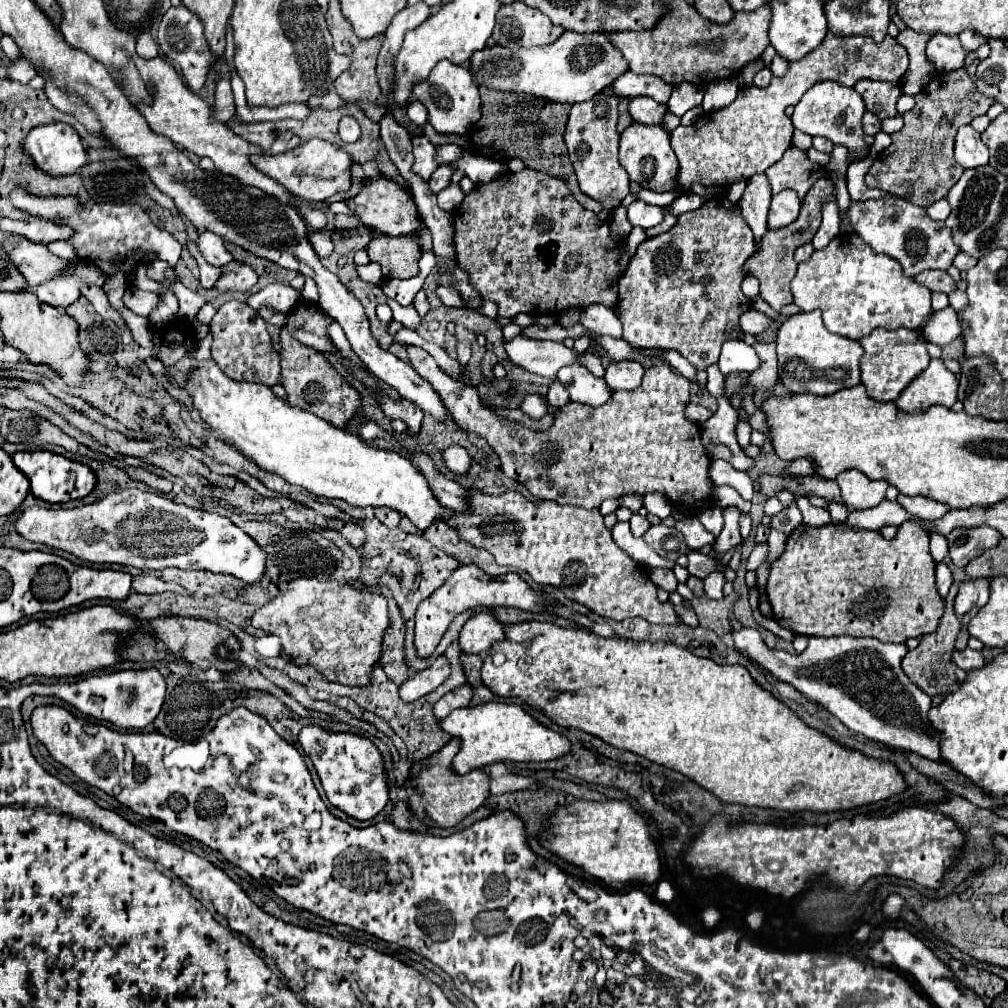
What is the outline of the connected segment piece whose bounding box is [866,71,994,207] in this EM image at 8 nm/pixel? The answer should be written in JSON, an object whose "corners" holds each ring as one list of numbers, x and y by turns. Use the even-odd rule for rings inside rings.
{"corners":[[936,73,926,89,916,95,914,109,904,113,904,127,892,135,892,145,874,159,866,173,866,185,870,189,882,189,896,197,904,197,920,207,930,207,944,199,964,173,952,153,956,131,958,127,968,125,974,117,984,115,992,103,990,97,976,91,968,73]]}

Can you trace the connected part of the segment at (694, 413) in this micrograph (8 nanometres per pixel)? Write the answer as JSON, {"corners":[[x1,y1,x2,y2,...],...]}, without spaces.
{"corners":[[686,403,686,409,684,409,686,417,698,425,702,425,706,419,710,419,710,411,700,407,700,405,694,405,694,403]]}

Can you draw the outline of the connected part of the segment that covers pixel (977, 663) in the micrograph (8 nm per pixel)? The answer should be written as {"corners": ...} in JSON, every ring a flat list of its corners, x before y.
{"corners":[[966,647,964,651,954,651,952,659,954,659,954,663,956,663,960,669,964,669,966,673,972,671,972,669,982,669,982,667,986,665,982,651,974,651,974,649,970,649,970,647]]}

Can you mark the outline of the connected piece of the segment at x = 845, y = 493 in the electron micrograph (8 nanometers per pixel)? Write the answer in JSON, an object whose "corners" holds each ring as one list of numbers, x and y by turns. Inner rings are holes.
{"corners":[[856,469,840,473,840,477,836,477,834,481,840,487,842,501,856,511,876,507,884,499,884,493,888,489,886,481,872,481]]}

